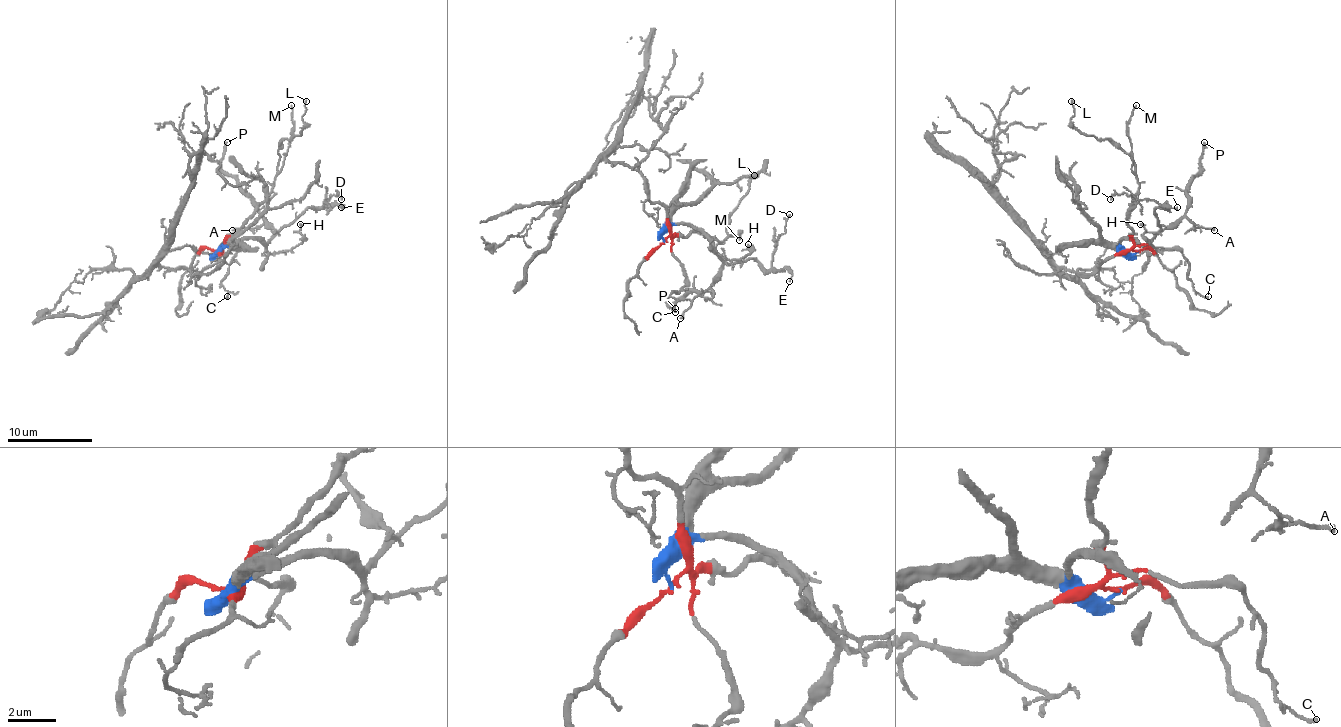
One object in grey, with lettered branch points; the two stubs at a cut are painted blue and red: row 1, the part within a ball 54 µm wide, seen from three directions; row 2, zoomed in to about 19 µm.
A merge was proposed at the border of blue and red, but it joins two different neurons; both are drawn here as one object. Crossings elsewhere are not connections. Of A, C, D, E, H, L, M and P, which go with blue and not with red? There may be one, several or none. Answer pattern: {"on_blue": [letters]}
{"on_blue": ["A", "D", "E", "H", "P"]}

